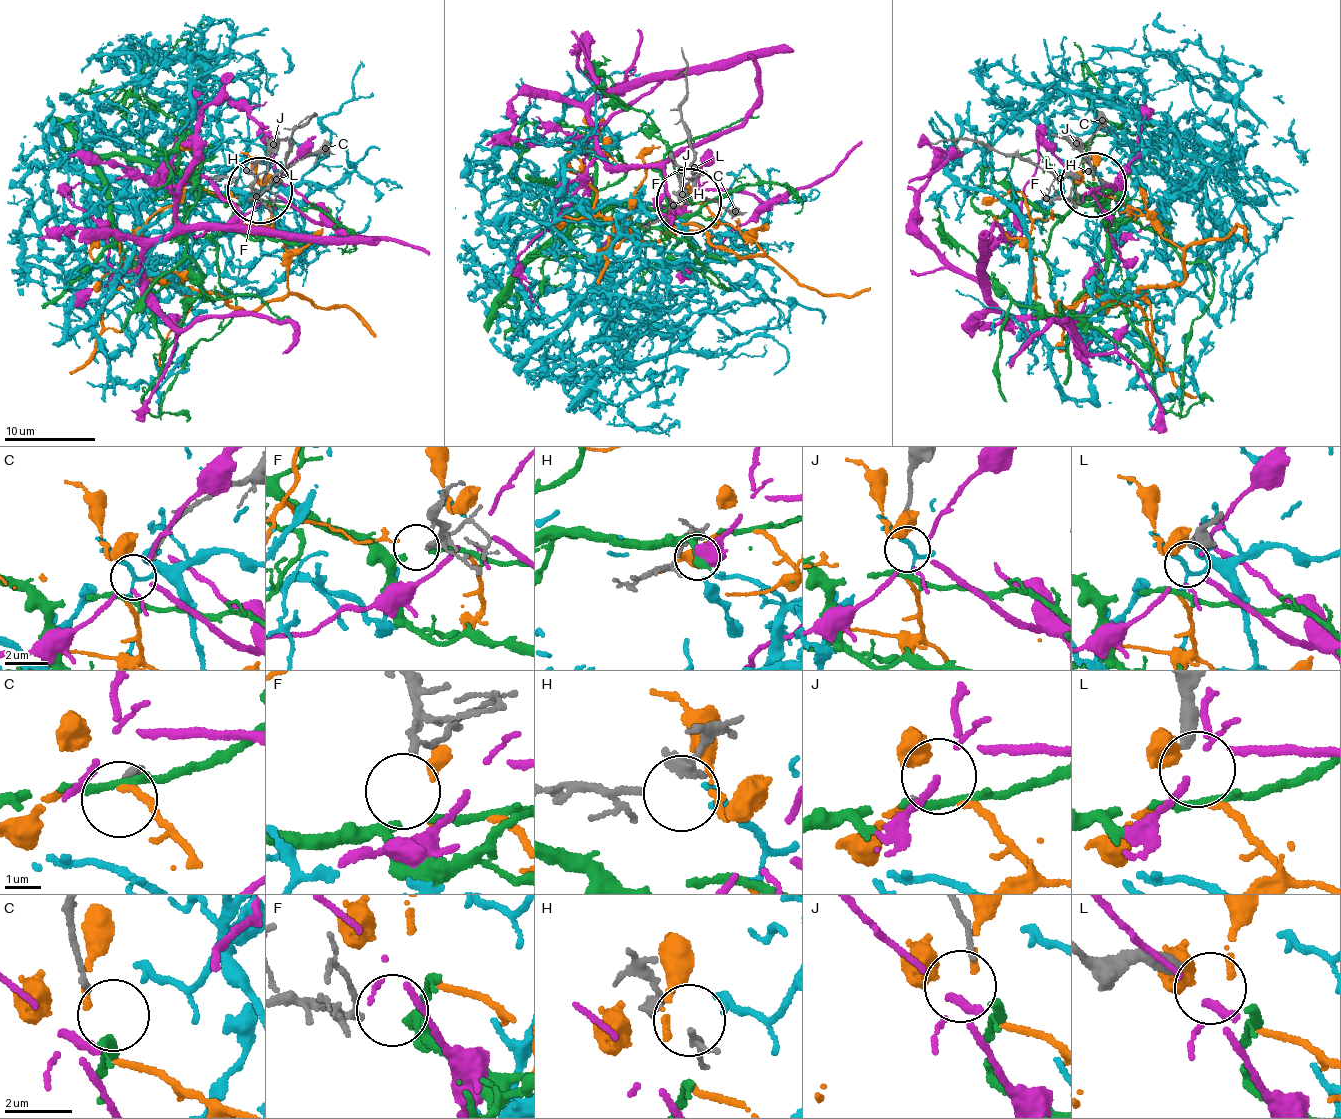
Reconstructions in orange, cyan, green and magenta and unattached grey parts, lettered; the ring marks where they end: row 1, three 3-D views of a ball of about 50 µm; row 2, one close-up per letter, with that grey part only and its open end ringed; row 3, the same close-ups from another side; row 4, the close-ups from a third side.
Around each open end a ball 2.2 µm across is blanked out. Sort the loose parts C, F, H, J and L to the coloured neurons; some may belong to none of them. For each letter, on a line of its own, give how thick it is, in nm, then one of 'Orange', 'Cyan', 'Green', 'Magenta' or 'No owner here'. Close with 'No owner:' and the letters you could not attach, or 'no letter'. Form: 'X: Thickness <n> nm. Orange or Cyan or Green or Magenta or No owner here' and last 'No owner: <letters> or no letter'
C: Thickness 180 nm. No owner here
F: Thickness 170 nm. Green
H: Thickness 400 nm. Cyan
J: Thickness 160 nm. Magenta
L: Thickness 400 nm. No owner here
No owner: C, L

